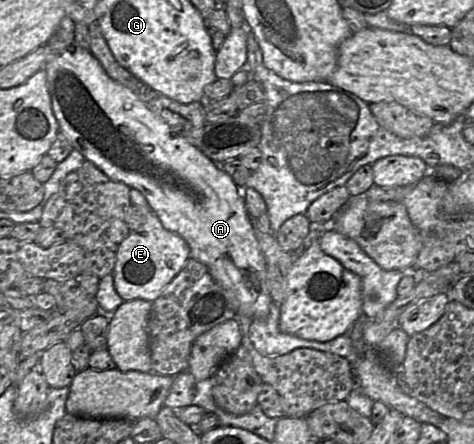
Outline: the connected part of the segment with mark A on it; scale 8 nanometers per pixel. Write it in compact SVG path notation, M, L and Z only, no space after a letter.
M65 24L46 43L46 45L51 48L51 60L44 66L44 70L47 74L48 90L51 96L53 113L58 121L60 131L67 137L73 148L79 151L86 160L94 163L110 179L123 182L130 188L138 189L145 196L151 210L158 216L163 227L181 236L190 246L191 258L195 258L205 264L213 277L233 296L236 301L238 315L245 315L253 319L266 317L269 314L272 303L267 287L266 261L259 248L254 227L247 212L245 200L241 194L241 188L239 188L223 168L218 165L222 163L214 162L200 149L187 141L185 137L173 134L171 132L171 126L151 111L133 92L110 78L92 53L76 44L72 25L73 24Z

